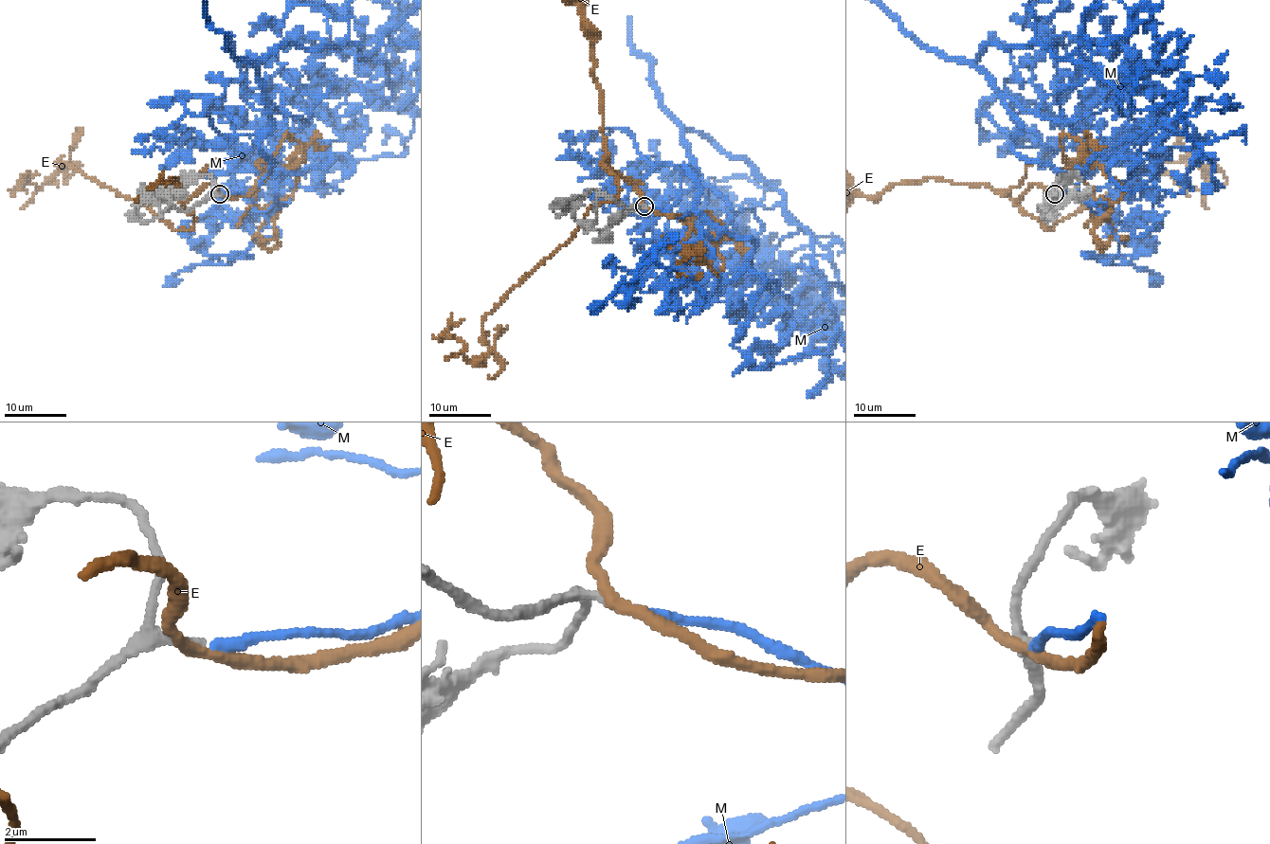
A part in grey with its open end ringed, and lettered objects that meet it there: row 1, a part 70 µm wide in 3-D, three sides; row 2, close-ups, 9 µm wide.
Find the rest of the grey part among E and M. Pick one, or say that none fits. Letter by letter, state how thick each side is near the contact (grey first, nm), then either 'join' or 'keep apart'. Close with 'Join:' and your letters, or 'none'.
E: 180 nm thick on the grey side, 240 nm on the other; keep apart
M: 180 nm thick on the grey side, 240 nm on the other; join
Join: M

